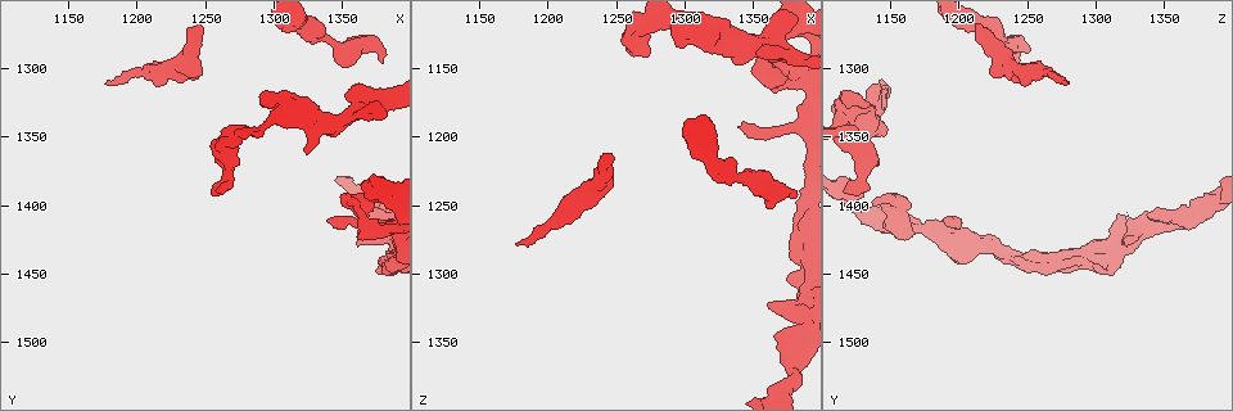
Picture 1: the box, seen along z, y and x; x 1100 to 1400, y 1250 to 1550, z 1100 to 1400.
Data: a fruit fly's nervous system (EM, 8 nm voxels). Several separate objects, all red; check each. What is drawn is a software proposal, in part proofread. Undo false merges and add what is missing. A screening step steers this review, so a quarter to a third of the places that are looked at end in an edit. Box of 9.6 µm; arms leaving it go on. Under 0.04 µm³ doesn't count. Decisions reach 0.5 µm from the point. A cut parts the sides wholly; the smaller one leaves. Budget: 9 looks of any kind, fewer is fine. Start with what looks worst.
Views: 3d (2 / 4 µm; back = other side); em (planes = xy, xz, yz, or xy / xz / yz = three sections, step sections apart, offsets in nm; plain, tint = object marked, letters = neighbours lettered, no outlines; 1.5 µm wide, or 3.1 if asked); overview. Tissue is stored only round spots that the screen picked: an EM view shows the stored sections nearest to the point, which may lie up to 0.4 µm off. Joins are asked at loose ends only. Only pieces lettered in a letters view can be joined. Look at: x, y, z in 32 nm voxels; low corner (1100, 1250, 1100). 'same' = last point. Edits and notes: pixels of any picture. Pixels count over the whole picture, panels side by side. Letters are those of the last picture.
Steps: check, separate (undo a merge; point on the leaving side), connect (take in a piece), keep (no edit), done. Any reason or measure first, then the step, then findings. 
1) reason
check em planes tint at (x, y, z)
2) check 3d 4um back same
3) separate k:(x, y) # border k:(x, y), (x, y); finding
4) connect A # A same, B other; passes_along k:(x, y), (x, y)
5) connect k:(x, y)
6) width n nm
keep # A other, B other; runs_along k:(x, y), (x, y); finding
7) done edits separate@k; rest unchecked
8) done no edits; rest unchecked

an open end
check 3d 4um at (1178, 1310, 1278)

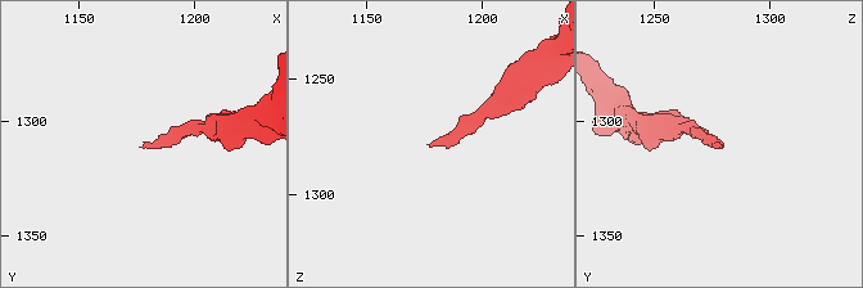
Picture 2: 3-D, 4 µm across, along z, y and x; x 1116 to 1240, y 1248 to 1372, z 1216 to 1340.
check em planes plain at (1178, 1310, 1278)

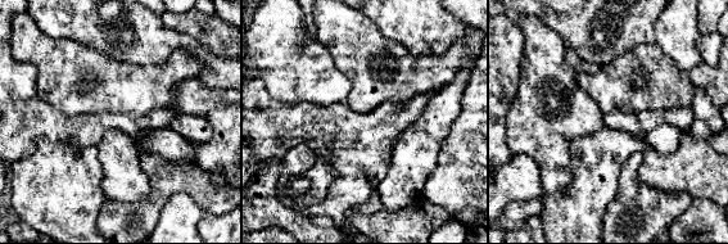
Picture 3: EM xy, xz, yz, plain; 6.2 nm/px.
what lies round it
check em planes letters same

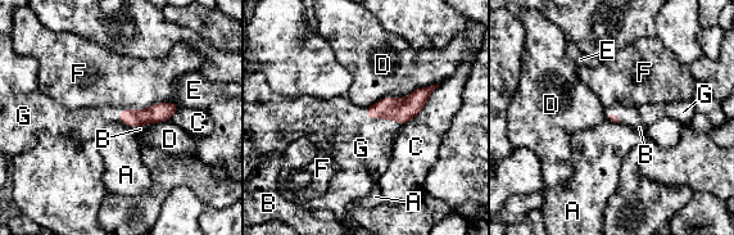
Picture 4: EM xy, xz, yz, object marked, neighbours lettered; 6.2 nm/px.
connect G # A other, B other, C other, D other, E other, F other, G same; passes_along 4:(402, 111), (381, 117), (361, 148); the neuron continues

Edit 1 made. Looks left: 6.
redraw
check overview

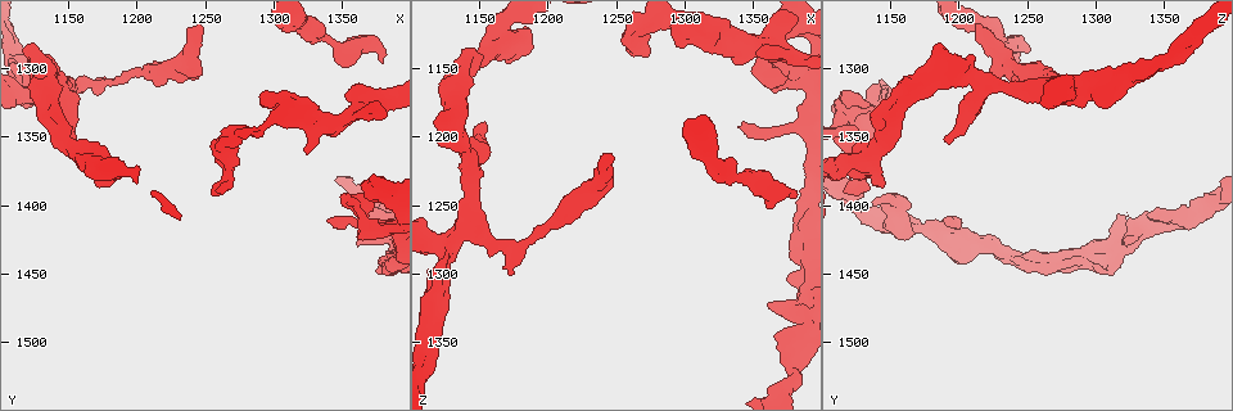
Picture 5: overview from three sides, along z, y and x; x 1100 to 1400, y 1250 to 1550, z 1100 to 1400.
free end
check em planes letters at (1380, 1294, 1242)

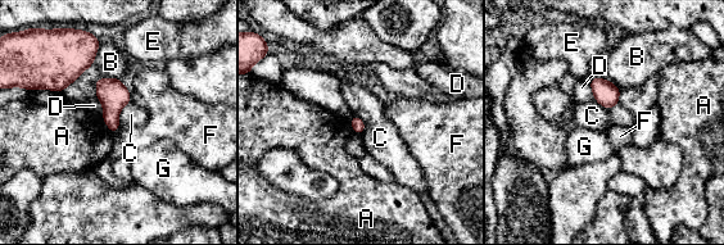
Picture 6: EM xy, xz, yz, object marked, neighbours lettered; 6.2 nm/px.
keep # A other, B other, C other, D other, E other, F other, G other; border 6:(130, 101), (118, 114), (120, 127); no lettered piece goes on from it

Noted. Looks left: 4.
an open end
check 3d 4um at (1338, 1412, 1192)

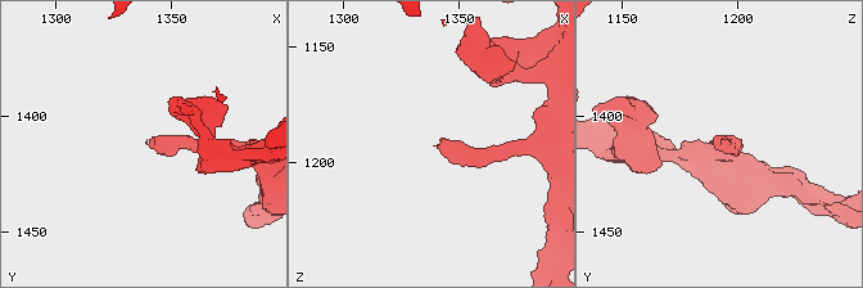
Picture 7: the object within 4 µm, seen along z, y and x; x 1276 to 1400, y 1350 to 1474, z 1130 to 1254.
need the tissue
check em planes plain at (1339, 1410, 1192)

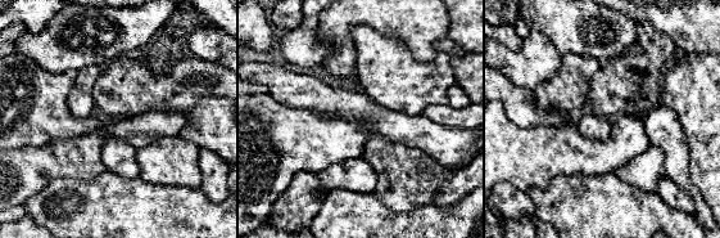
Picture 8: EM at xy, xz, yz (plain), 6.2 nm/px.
see the neighbours
check em planes letters same

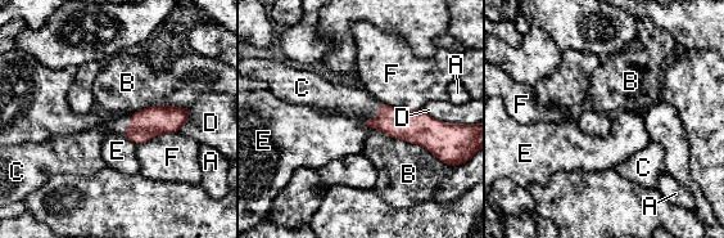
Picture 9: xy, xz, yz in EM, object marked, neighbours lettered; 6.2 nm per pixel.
connect C # A other, B other, C same, D other, E other, F other; passes_along 9:(415, 126), (379, 116), (343, 99); the neuron continues

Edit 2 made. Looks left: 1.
branch stops here
check em planes letters at (1292, 1328, 1130)

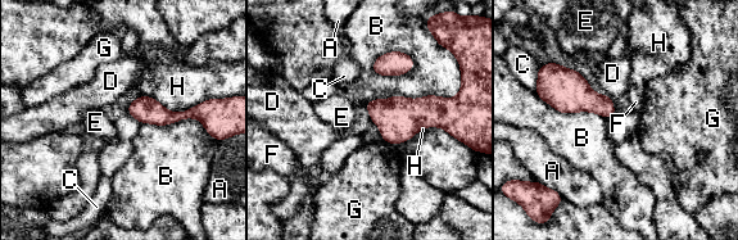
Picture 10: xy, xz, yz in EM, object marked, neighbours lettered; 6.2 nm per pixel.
keep # A other, B other, C other, D other, E other, F other, G other, H other; none of them fits

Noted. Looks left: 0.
done edits connect@4, connect@9; rest unchecked

